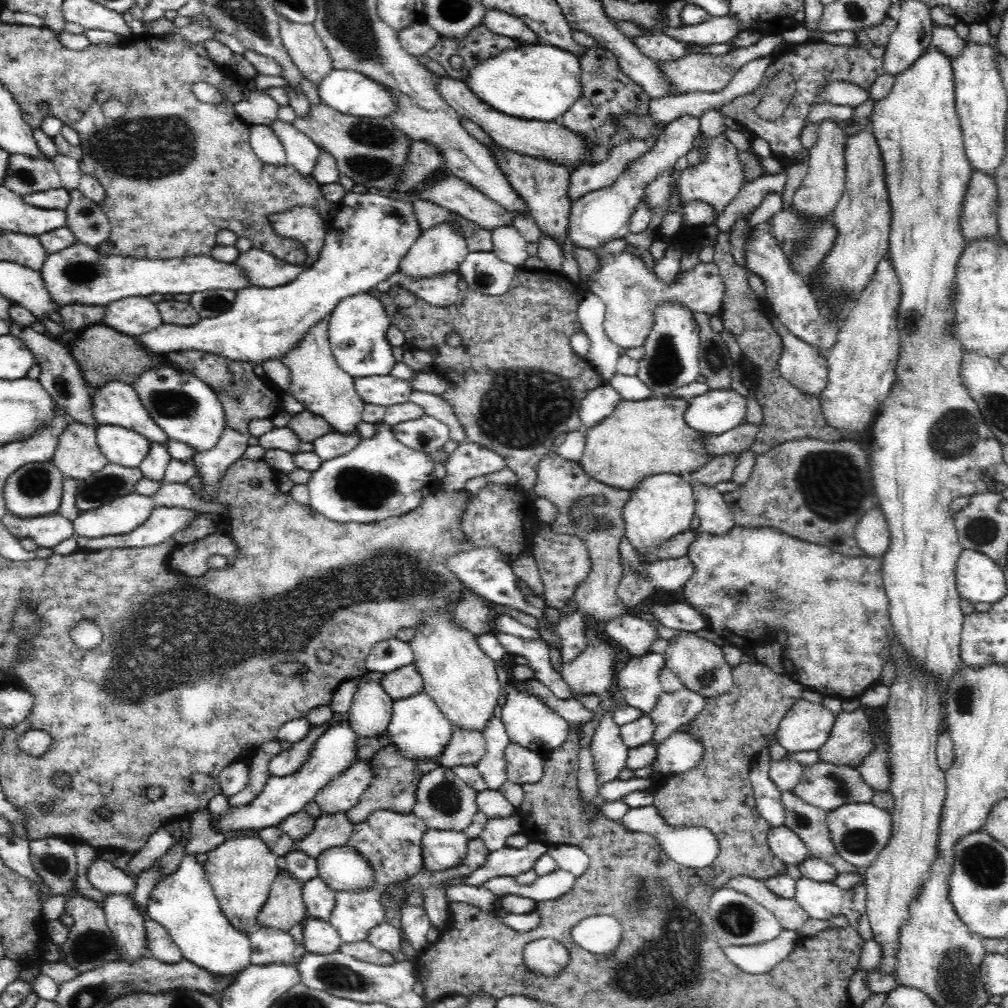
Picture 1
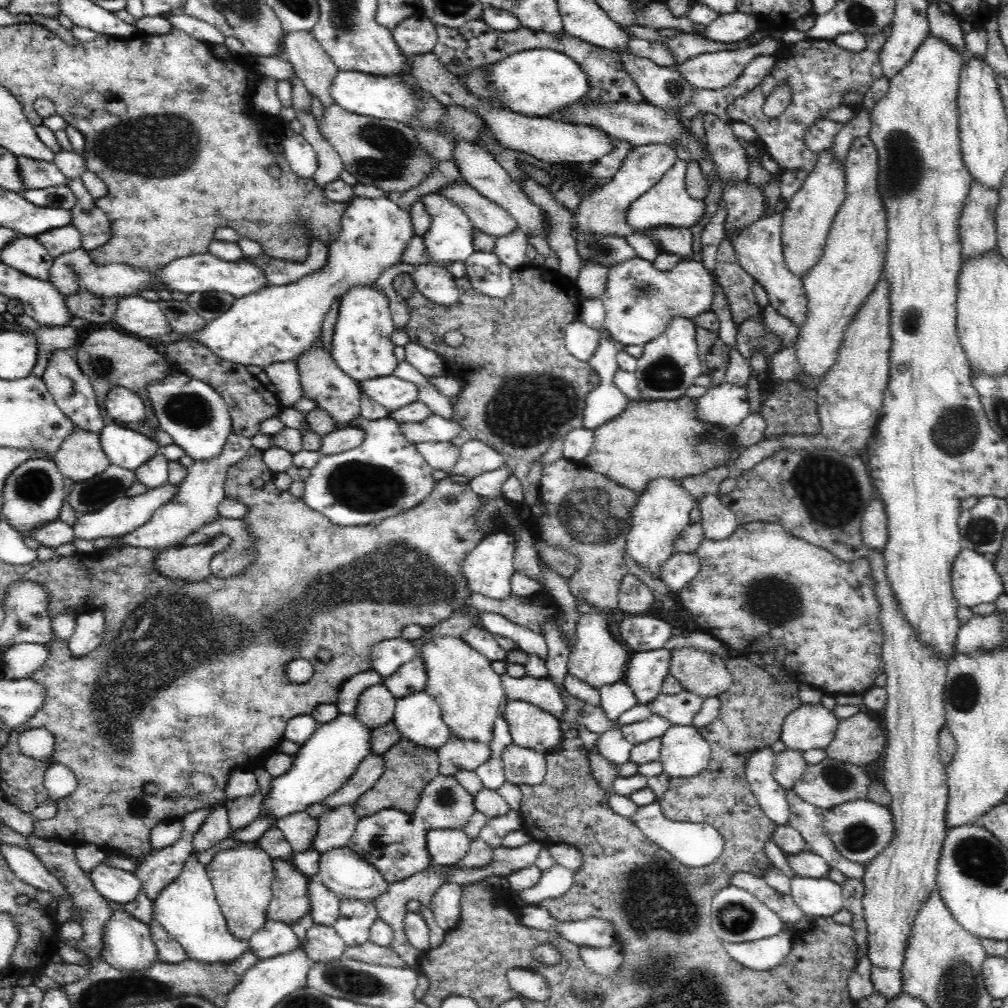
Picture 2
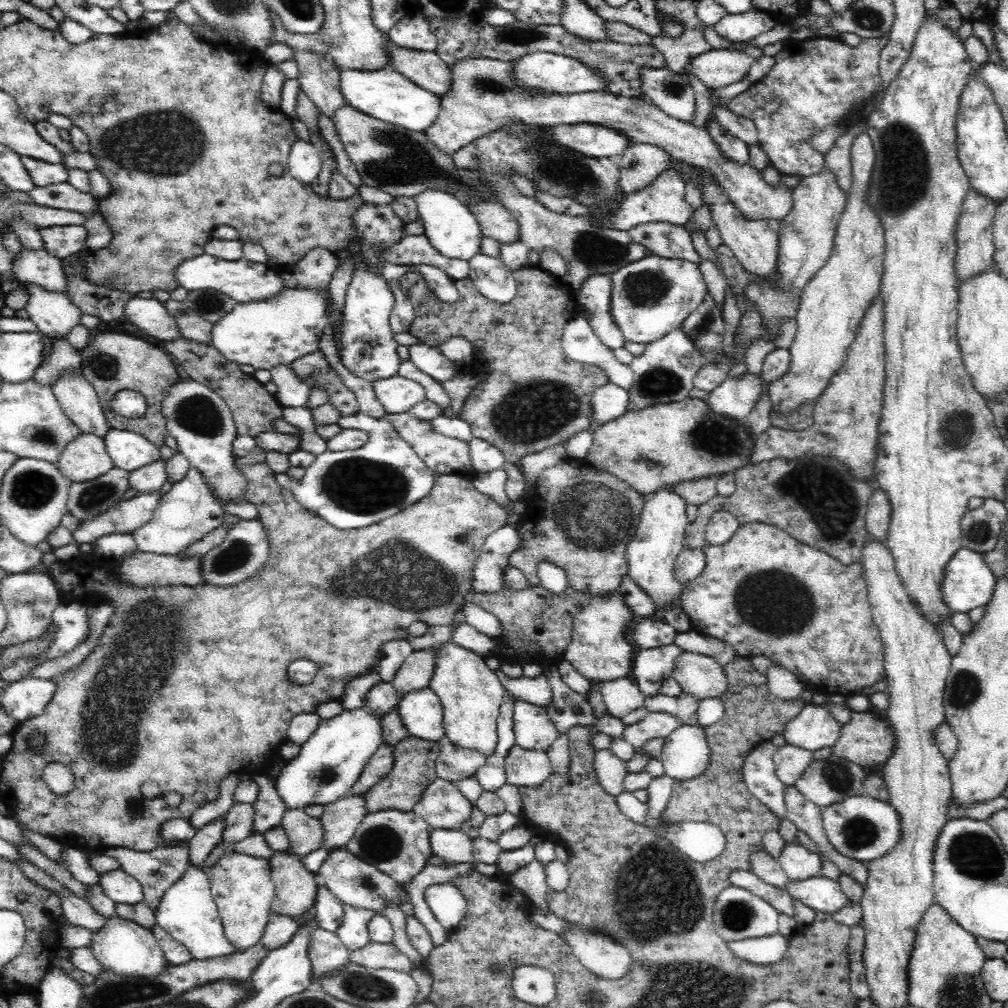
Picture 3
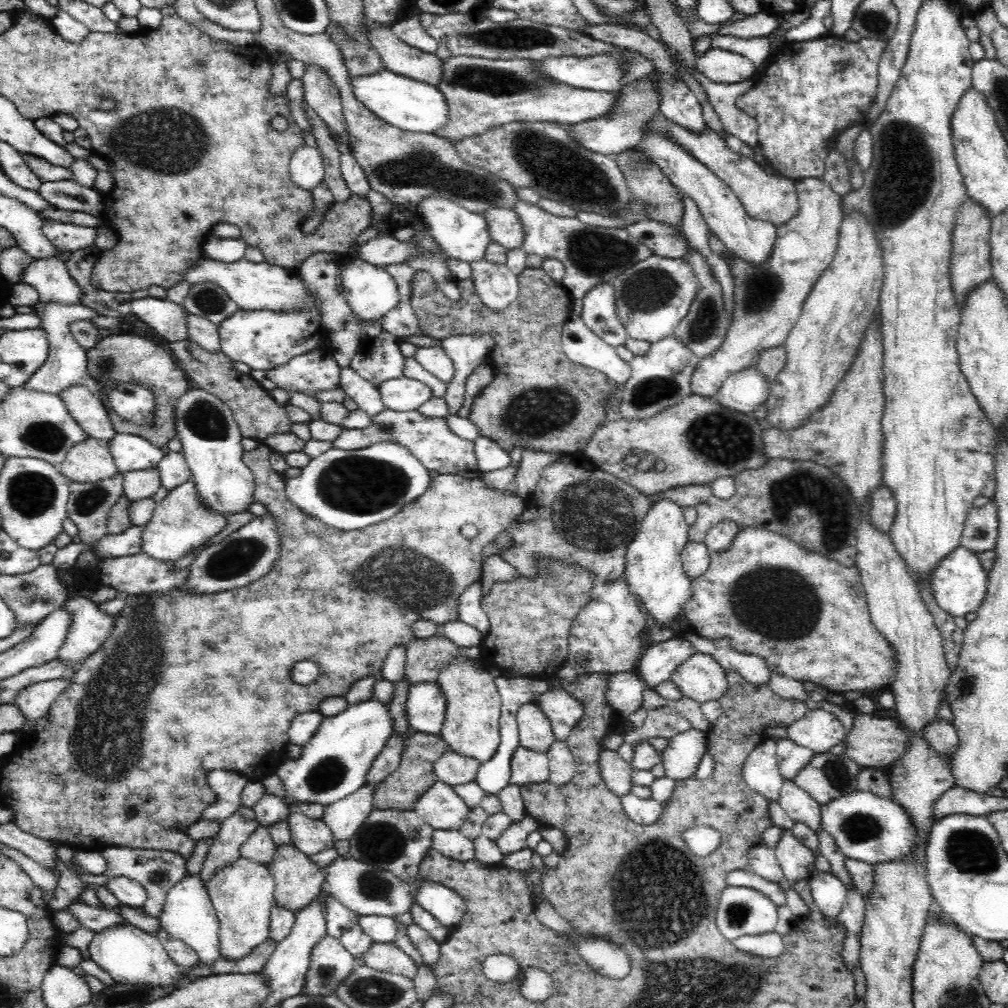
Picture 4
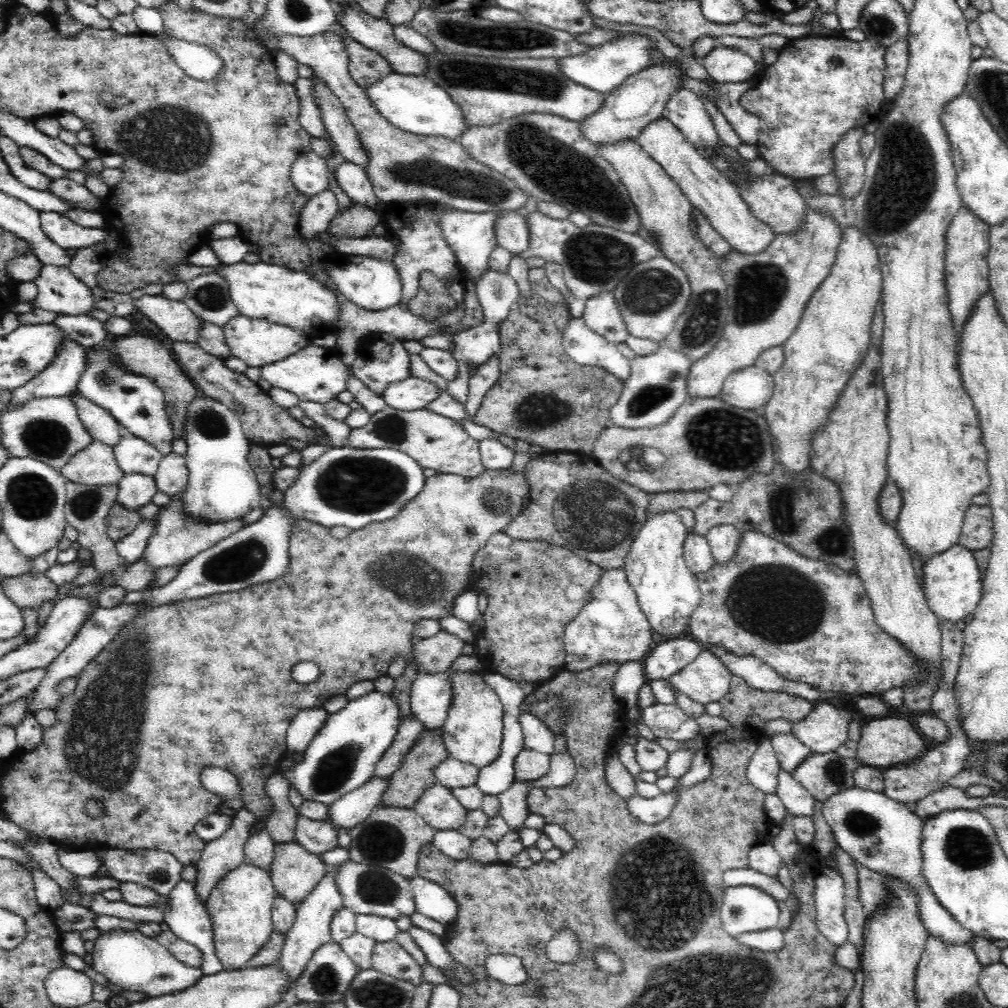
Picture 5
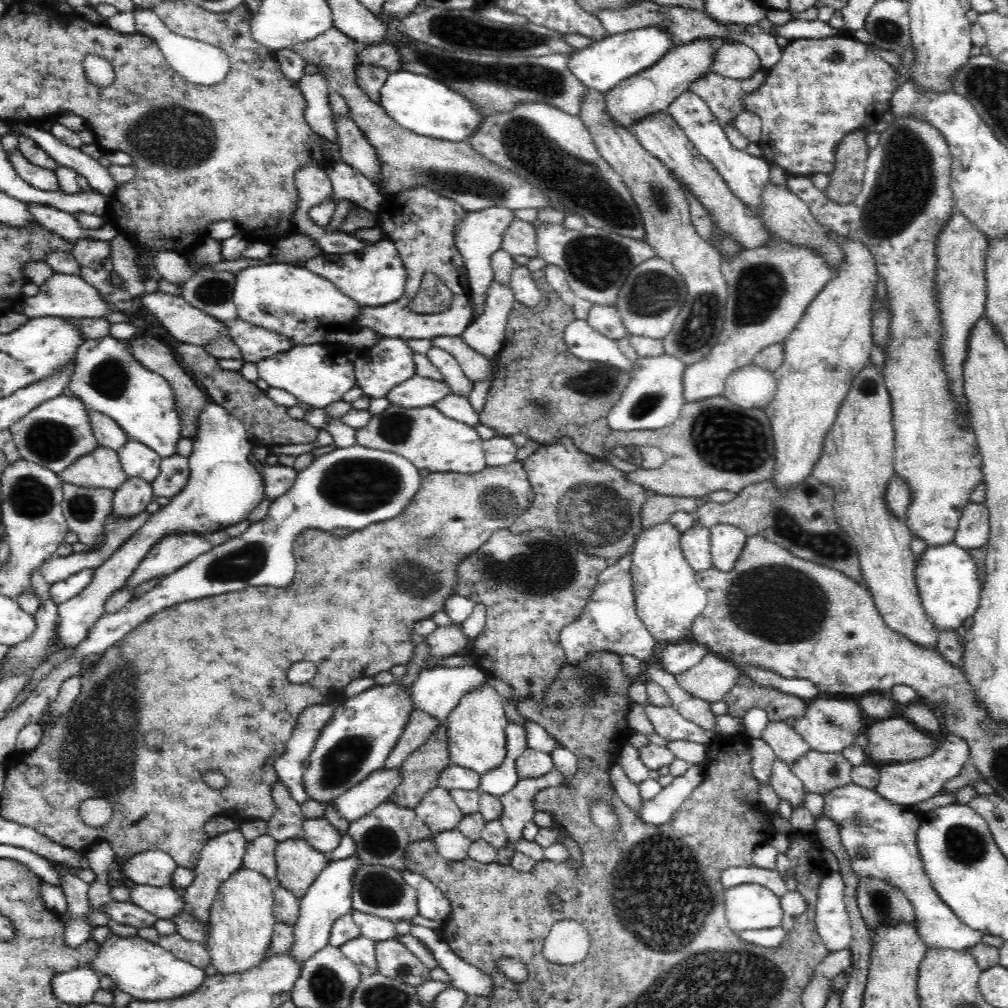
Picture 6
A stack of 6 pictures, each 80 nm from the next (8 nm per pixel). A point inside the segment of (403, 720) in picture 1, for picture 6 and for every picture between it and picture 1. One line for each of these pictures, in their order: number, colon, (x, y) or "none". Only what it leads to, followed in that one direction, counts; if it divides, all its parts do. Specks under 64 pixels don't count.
2: (417, 717)
3: (422, 713)
4: (426, 706)
5: (431, 694)
6: (436, 691)

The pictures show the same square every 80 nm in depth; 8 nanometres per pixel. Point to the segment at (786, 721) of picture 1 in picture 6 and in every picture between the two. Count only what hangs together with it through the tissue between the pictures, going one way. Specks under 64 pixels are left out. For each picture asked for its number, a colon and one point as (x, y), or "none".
2: (808, 727)
3: (814, 728)
4: (819, 730)
5: (826, 728)
6: (830, 725)

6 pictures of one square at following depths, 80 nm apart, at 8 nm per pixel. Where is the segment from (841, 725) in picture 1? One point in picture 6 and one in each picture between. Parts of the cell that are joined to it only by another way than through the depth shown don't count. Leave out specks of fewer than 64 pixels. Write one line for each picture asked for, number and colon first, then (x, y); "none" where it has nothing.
2: (860, 740)
3: (867, 741)
4: (873, 742)
5: (887, 741)
6: (895, 739)

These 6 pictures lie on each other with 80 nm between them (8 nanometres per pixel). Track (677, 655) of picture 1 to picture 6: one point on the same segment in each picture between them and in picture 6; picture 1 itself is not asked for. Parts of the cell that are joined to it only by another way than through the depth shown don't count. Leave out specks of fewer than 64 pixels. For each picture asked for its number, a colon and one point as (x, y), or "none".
2: (702, 673)
3: (701, 676)
4: (702, 679)
5: (706, 679)
6: (714, 677)

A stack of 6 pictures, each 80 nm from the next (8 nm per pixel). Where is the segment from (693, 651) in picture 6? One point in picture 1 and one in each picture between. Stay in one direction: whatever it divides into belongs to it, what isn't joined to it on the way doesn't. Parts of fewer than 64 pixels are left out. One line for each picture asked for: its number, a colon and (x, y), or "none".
1: (639, 681)
2: (645, 673)
3: (651, 667)
4: (660, 661)
5: (668, 658)

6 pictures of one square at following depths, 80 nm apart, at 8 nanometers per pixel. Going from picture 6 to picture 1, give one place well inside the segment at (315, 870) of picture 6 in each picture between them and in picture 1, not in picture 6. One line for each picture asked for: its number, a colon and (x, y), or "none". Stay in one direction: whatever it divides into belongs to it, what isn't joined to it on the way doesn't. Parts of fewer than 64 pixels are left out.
1: (285, 907)
2: (290, 900)
3: (296, 889)
4: (297, 879)
5: (295, 871)

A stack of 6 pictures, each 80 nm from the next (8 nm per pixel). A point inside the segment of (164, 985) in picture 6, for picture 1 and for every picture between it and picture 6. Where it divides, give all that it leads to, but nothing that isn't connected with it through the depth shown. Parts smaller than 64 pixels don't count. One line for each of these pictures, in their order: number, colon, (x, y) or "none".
1: (126, 922)
2: (127, 942)
3: (122, 946)
4: (130, 955)
5: (130, 960)

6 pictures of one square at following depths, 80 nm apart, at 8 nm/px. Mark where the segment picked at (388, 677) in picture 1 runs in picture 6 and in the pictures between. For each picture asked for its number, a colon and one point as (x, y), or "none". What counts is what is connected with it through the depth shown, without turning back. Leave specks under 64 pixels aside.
2: (411, 678)
3: (415, 674)
4: (426, 658)
5: (434, 654)
6: (445, 641)

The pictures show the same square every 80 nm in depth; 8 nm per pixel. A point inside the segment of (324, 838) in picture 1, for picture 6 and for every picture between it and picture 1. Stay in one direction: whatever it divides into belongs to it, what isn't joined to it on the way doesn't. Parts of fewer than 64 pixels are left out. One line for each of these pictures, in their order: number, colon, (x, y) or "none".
2: (336, 826)
3: (340, 820)
4: (344, 817)
5: (345, 813)
6: (377, 788)

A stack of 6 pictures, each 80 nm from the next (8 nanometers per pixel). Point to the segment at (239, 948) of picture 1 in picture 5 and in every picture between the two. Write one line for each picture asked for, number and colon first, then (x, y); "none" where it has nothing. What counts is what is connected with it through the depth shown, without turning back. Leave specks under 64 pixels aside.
2: (187, 908)
3: (187, 911)
4: (187, 914)
5: (187, 916)

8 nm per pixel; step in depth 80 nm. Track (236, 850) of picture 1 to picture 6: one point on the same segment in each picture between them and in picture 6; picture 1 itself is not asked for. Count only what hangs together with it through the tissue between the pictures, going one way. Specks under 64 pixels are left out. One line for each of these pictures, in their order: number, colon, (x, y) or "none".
2: (241, 876)
3: (243, 891)
4: (241, 893)
5: (240, 906)
6: (242, 923)

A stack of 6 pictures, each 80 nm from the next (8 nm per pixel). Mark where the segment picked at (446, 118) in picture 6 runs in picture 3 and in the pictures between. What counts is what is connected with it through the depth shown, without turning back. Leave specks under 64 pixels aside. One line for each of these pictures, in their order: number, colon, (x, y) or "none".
3: (387, 95)
4: (408, 104)
5: (414, 103)

